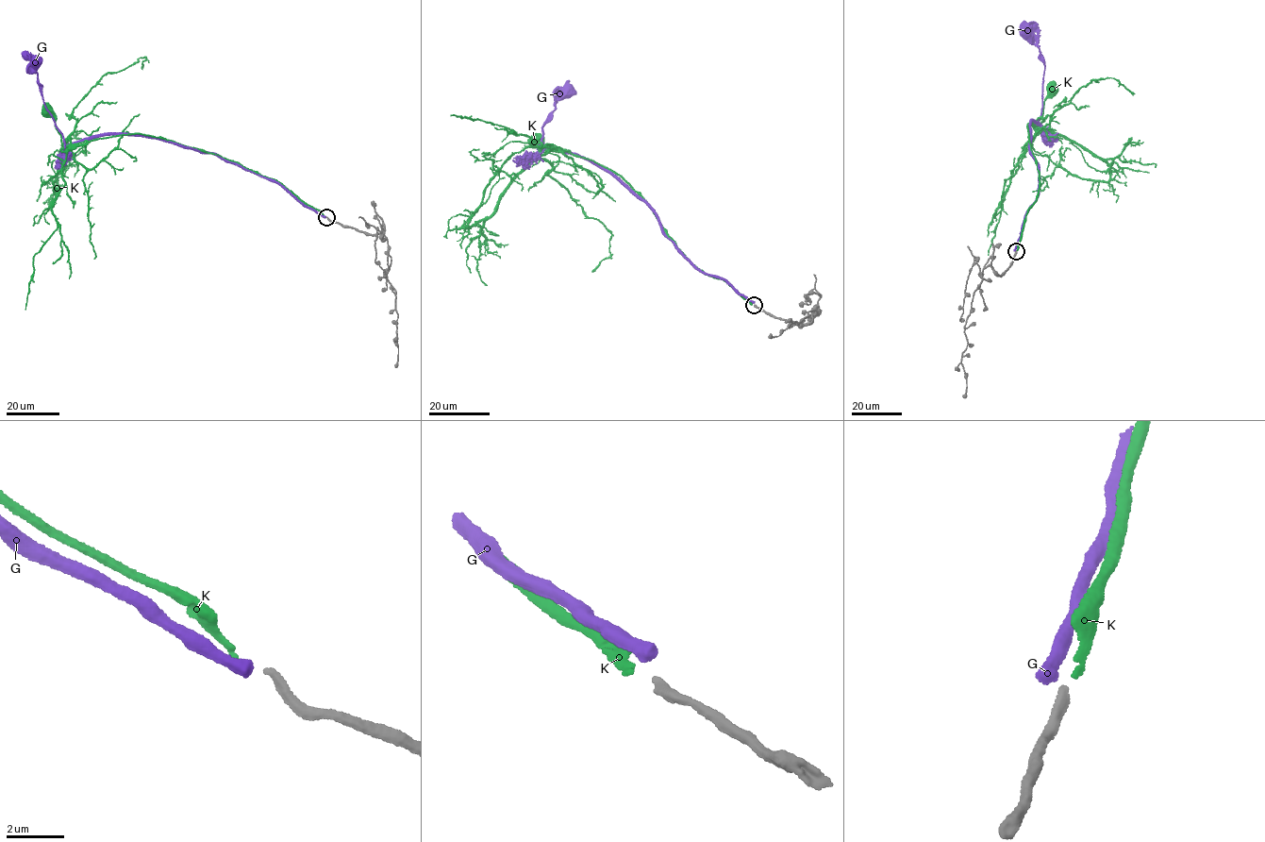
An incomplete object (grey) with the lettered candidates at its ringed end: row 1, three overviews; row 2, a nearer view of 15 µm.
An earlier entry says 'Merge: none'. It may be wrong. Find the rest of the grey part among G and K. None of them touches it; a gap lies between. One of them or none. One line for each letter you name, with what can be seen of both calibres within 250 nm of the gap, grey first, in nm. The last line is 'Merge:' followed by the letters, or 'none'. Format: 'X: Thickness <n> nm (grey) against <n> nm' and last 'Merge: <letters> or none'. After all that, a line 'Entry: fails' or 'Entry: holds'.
K: Thickness 300 nm (grey) against 200 nm
Merge: K
Entry: fails

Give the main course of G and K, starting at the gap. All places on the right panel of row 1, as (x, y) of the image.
G: (1015, 250), (1040, 178), (1030, 126), (1031, 120), (1040, 126), (1035, 124), (1044, 64), (1024, 33)
K: (1017, 250), (1040, 187), (1028, 124), (1032, 122), (1034, 128), (1037, 126), (1044, 100), (1054, 87)

